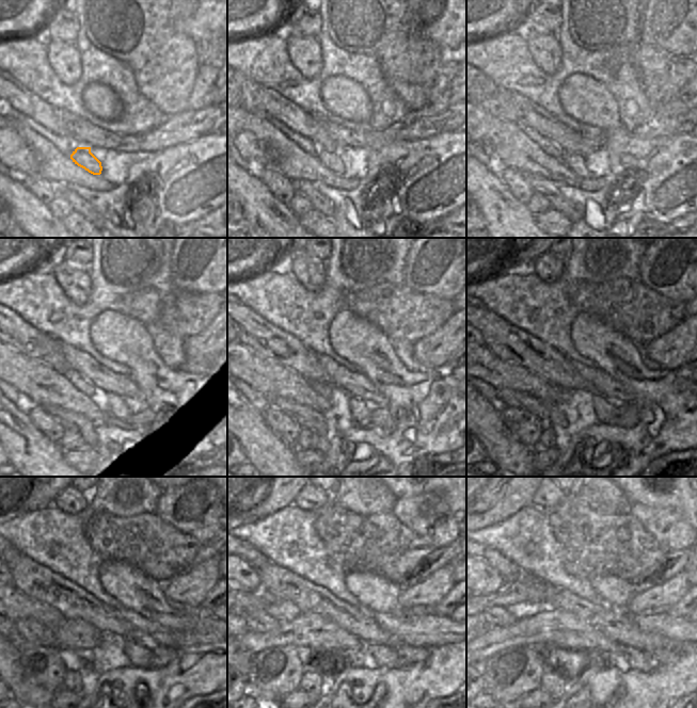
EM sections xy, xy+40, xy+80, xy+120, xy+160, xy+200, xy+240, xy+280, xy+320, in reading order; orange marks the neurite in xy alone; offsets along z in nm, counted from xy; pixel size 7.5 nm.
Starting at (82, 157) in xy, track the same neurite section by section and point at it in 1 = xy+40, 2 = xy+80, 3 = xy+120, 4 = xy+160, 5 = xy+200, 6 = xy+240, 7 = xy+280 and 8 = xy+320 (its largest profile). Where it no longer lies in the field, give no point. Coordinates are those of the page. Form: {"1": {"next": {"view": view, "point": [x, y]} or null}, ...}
{"1": {"next": {"view": "xy+40", "point": [332, 161]}}, "2": {"next": {"view": "xy+80", "point": [575, 162]}}, "3": {"next": {"view": "xy+120", "point": [119, 407]}}, "4": {"next": {"view": "xy+160", "point": [361, 411]}}, "5": {"next": {"view": "xy+200", "point": [605, 412]}}, "6": {"next": {"view": "xy+240", "point": [139, 655]}}, "7": {"next": {"view": "xy+280", "point": [382, 656]}}, "8": {"next": {"view": "xy+320", "point": [632, 658]}}}

